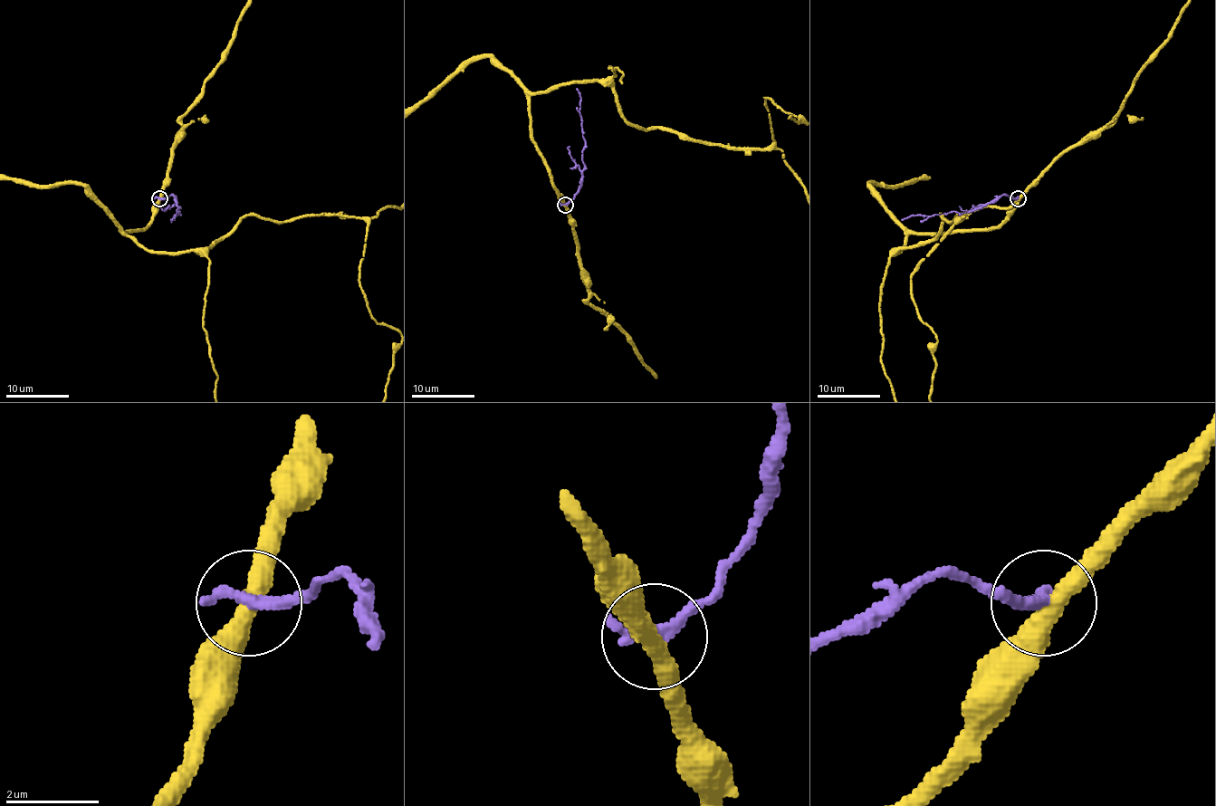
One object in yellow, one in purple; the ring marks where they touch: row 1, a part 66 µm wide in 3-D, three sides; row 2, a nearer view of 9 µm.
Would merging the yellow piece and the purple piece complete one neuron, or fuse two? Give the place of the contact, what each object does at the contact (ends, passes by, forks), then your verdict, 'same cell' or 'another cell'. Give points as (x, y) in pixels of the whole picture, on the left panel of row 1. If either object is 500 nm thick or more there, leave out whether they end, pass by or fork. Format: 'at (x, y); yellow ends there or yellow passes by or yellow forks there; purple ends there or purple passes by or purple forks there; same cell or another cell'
at (159, 198); yellow passes by; purple ends there; another cell

